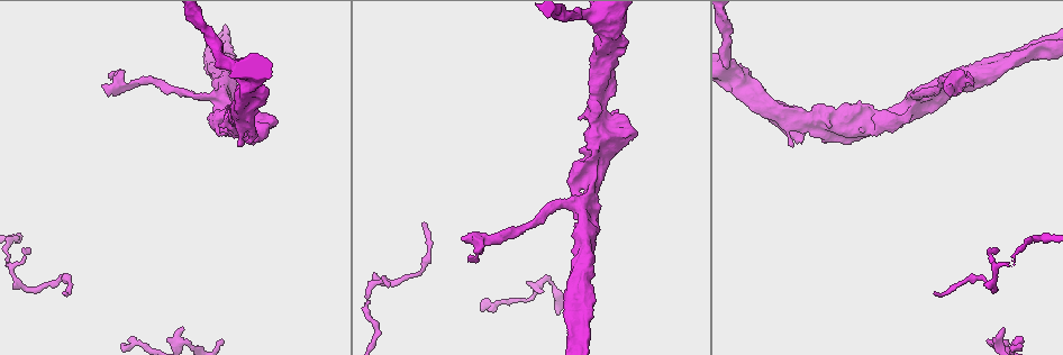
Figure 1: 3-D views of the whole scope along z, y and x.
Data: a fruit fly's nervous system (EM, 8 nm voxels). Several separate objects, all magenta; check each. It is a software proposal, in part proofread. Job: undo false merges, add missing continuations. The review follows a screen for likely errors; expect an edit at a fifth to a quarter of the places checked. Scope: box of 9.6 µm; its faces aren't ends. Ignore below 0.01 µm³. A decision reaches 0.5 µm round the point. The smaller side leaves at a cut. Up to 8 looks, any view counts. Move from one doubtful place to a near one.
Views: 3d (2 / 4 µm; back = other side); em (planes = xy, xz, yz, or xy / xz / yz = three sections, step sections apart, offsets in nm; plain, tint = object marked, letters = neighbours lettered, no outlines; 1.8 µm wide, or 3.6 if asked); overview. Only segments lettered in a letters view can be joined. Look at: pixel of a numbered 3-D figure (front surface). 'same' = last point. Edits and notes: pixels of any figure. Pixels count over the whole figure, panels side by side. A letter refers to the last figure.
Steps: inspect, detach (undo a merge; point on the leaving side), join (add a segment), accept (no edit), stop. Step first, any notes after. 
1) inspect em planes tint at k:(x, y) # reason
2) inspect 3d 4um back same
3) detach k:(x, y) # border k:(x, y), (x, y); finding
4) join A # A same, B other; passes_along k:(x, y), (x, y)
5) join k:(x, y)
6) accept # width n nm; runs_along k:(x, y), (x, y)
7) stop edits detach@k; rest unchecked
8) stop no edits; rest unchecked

inspect 3d 4um back at 1:(386, 285) # thin end

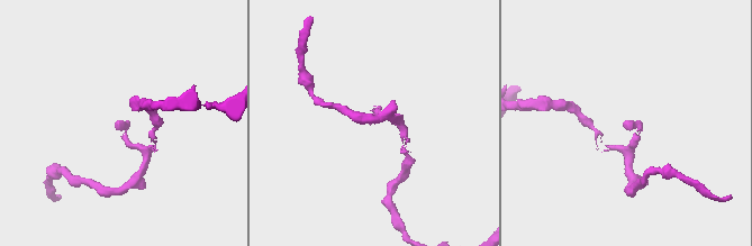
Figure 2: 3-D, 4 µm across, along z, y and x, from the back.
inspect em planes letters at 2:(625, 123)

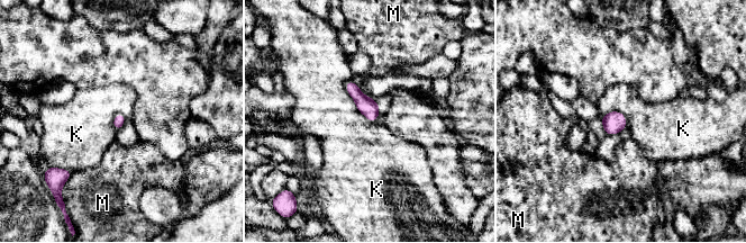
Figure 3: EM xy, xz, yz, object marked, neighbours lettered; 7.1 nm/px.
accept # width 80 nm; K other, M other; border 3:(348, 80), (356, 108), (374, 122); no lettered segment goes on from it

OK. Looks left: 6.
inspect em 3.6um xy step 8 tint at 1:(272, 124) # an open end

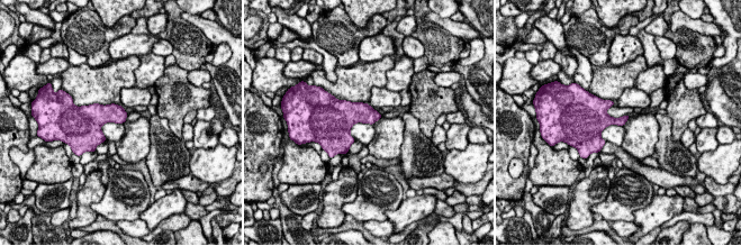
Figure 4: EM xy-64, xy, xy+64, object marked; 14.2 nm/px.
inspect em 3.6um xy step 8 letters same

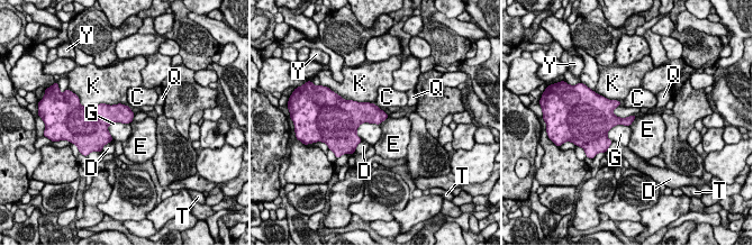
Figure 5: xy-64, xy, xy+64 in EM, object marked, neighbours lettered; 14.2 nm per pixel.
accept # longest_contact K 600 nm; C other, D other, E other, G other, K other, Q other, T other, Y other; border 5:(129, 122), (111, 122), (111, 138); no lettered segment goes on from it

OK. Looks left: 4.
inspect em planes tint at 1:(953, 88) # sharp bend

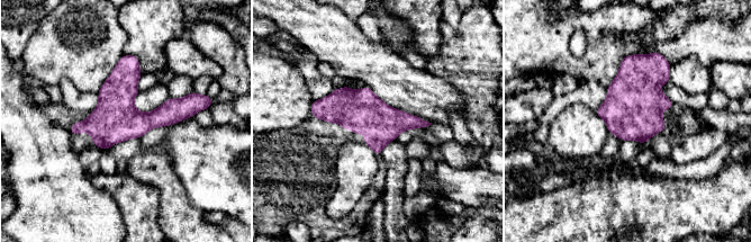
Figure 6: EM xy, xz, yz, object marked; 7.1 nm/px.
inspect em planes letters same # what lies round it

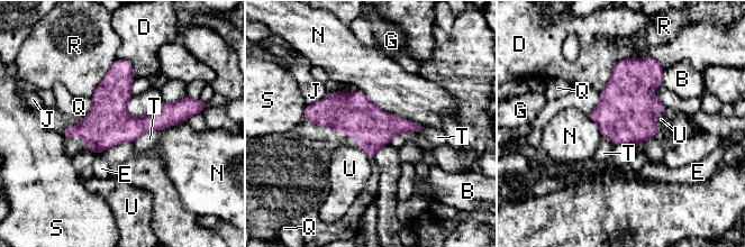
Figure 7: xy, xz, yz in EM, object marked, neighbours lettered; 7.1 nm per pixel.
accept # B other, D other, E other, G other, J other, N other, Q other, R other, S other, T other, U other; border 7:(161, 129), (146, 131), (133, 143); all the same neuron

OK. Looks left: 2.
stop no edits; rest unchecked

